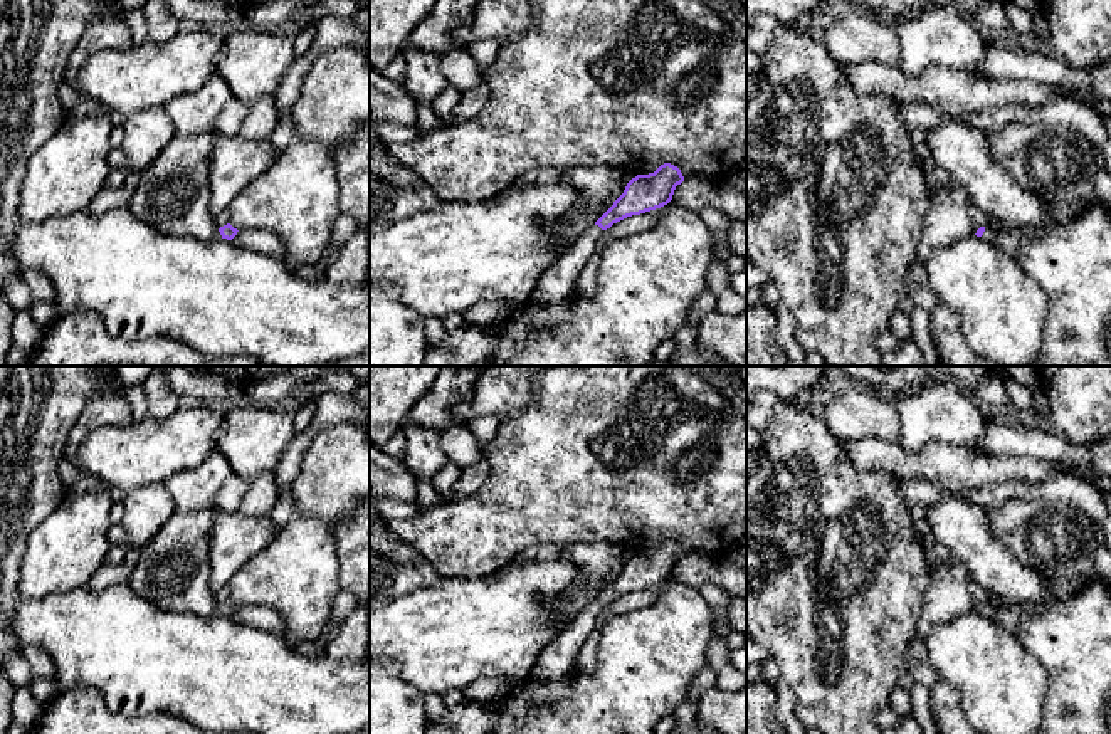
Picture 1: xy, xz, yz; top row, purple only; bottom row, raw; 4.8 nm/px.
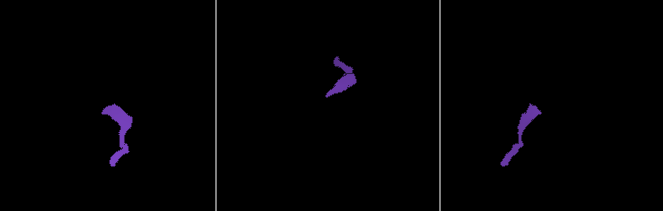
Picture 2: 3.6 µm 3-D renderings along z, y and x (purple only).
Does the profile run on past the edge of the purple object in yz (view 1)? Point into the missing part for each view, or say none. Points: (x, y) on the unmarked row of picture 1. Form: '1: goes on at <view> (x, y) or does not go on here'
1: goes on at yz (963, 528)

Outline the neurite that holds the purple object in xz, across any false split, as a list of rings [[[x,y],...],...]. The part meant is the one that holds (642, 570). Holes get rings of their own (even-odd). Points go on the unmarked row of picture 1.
[[[671,539],[661,541],[654,549],[632,554],[613,581],[585,608],[571,616],[558,637],[540,653],[533,680],[551,680],[568,675],[577,657],[595,628],[597,616],[613,600],[667,581],[674,566],[684,558],[681,546]]]

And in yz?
[[[946,495],[928,507],[928,521],[935,541],[945,544],[951,554],[968,568],[973,581],[985,590],[987,596],[995,596],[998,600],[997,605],[988,601],[980,603],[975,610],[977,613],[993,618],[1000,610],[1008,610],[1015,605],[1029,605],[1042,598],[1049,581],[1037,571],[1020,564],[1008,549],[992,536],[985,511],[961,497]]]

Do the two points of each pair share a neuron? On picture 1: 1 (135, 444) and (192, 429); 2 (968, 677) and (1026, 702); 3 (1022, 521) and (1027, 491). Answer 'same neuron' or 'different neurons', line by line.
1: same neuron
2: same neuron
3: different neurons

